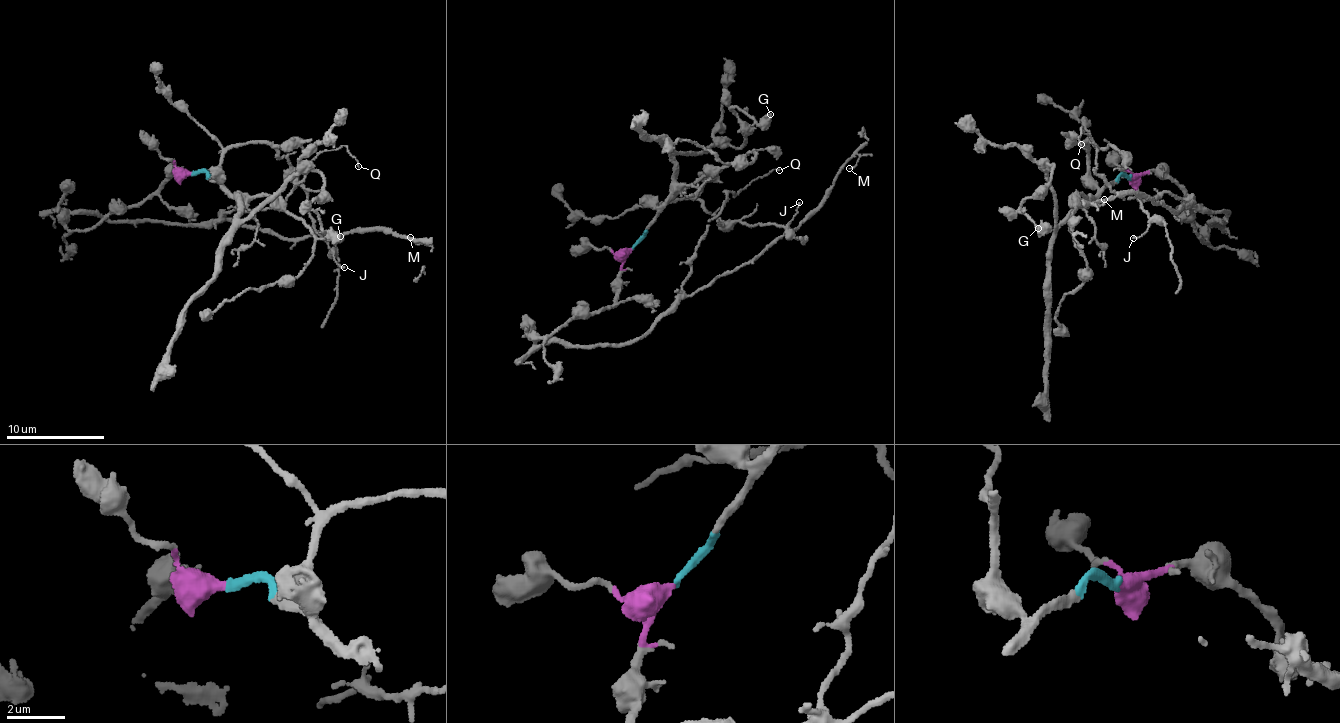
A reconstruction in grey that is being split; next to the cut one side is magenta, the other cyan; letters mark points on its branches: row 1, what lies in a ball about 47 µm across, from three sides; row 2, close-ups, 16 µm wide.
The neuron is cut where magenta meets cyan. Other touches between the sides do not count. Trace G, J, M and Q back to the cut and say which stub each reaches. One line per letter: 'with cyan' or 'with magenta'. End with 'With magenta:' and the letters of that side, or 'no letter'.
G: with cyan
J: with cyan
M: with magenta
Q: with magenta
With magenta: M, Q

